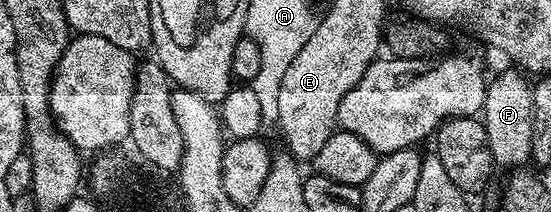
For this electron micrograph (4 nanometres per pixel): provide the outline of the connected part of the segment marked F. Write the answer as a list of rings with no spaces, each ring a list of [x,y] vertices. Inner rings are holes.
[[[518,69],[505,70],[490,79],[483,103],[481,119],[489,139],[489,150],[496,167],[510,170],[528,165],[532,152],[533,96],[532,83]],[[519,71],[519,72],[517,72]]]

